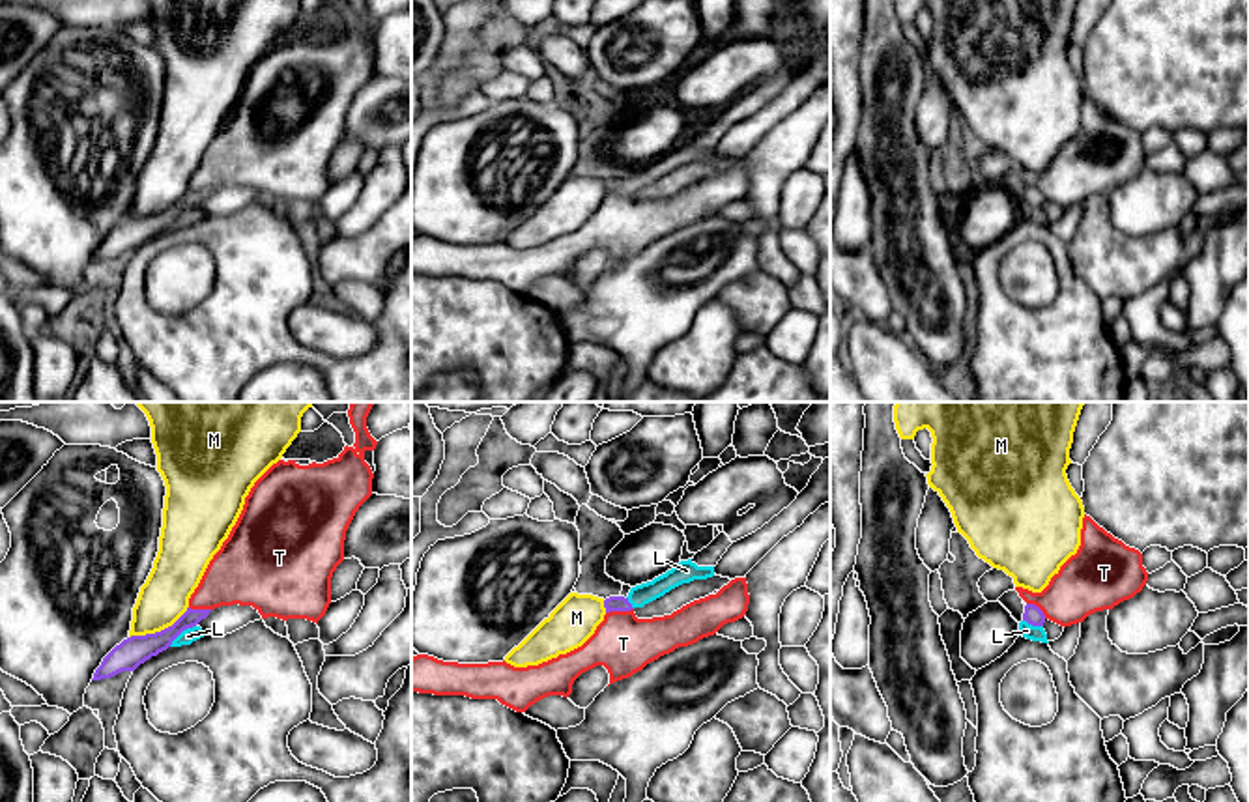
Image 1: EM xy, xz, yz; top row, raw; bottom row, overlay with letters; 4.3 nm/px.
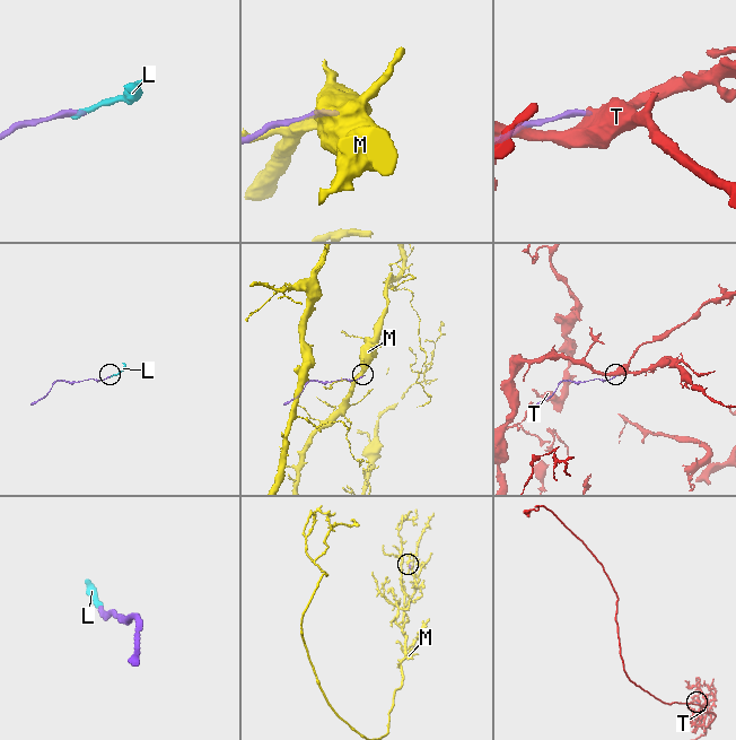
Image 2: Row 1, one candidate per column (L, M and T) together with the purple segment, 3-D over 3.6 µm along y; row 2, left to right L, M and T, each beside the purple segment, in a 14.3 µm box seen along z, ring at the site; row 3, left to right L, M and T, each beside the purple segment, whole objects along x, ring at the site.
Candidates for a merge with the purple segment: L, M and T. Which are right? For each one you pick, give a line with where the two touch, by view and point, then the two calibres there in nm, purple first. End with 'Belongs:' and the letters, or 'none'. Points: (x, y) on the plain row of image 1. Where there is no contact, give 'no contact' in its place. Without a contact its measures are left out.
L: xy (182, 212) | 130/70 nm
Belongs: L

